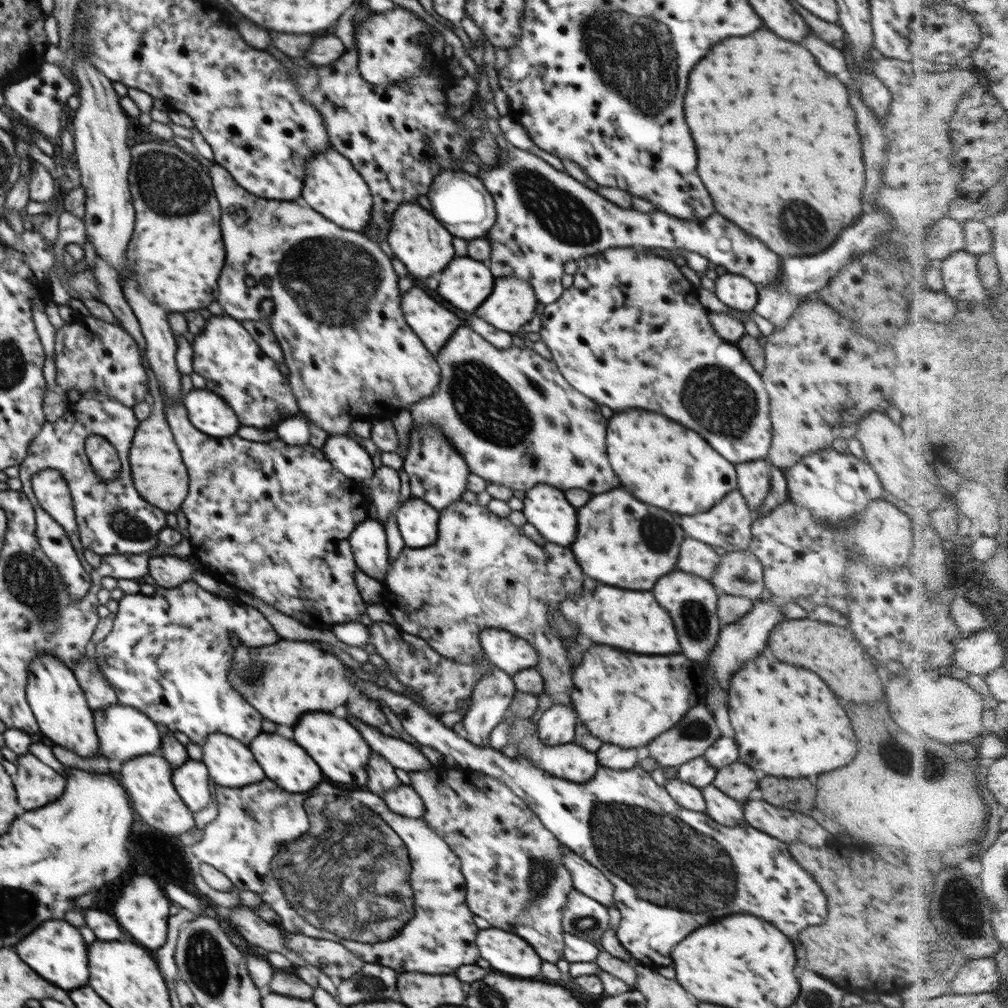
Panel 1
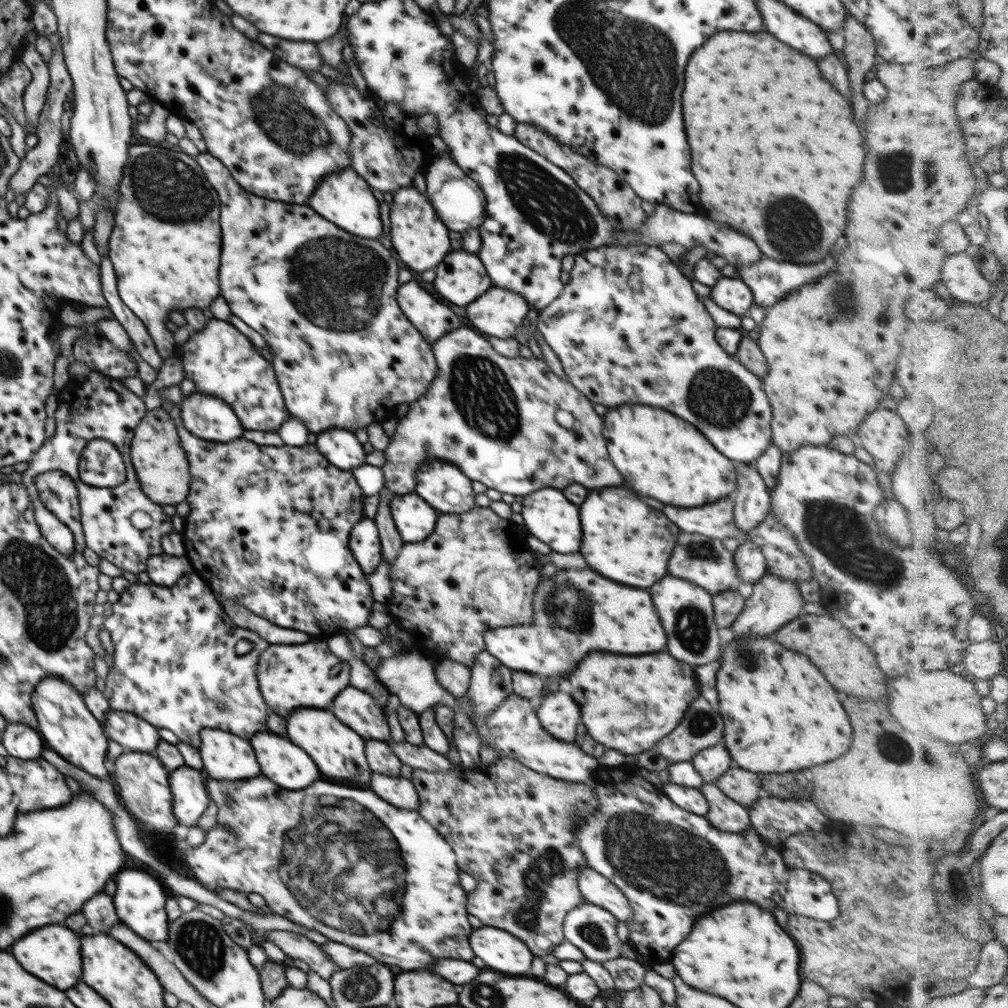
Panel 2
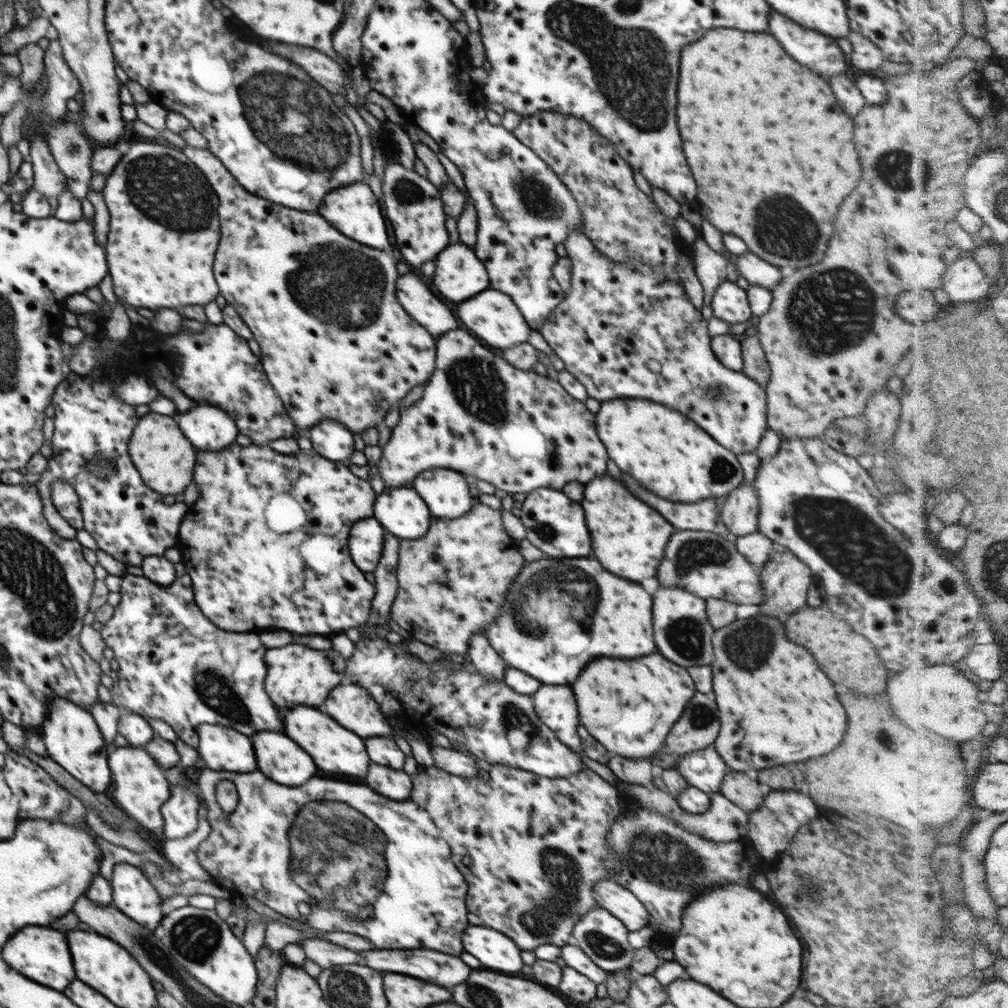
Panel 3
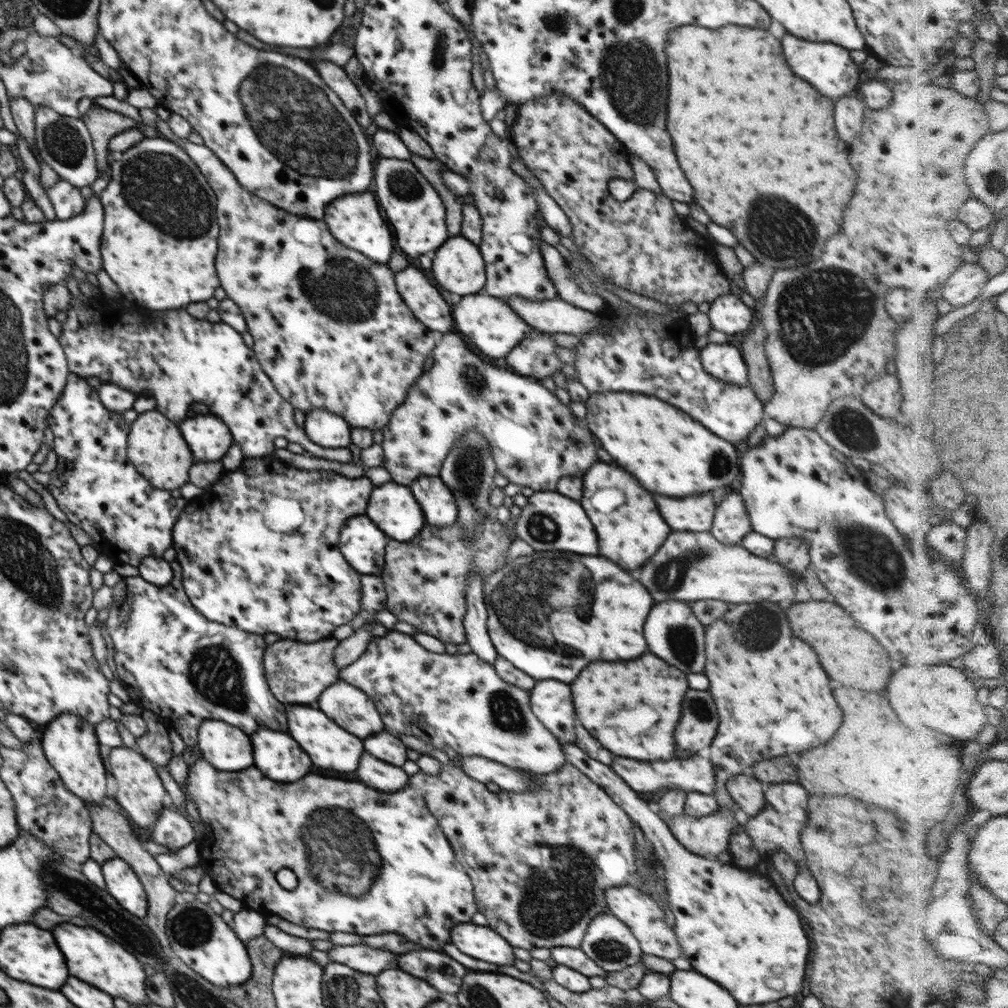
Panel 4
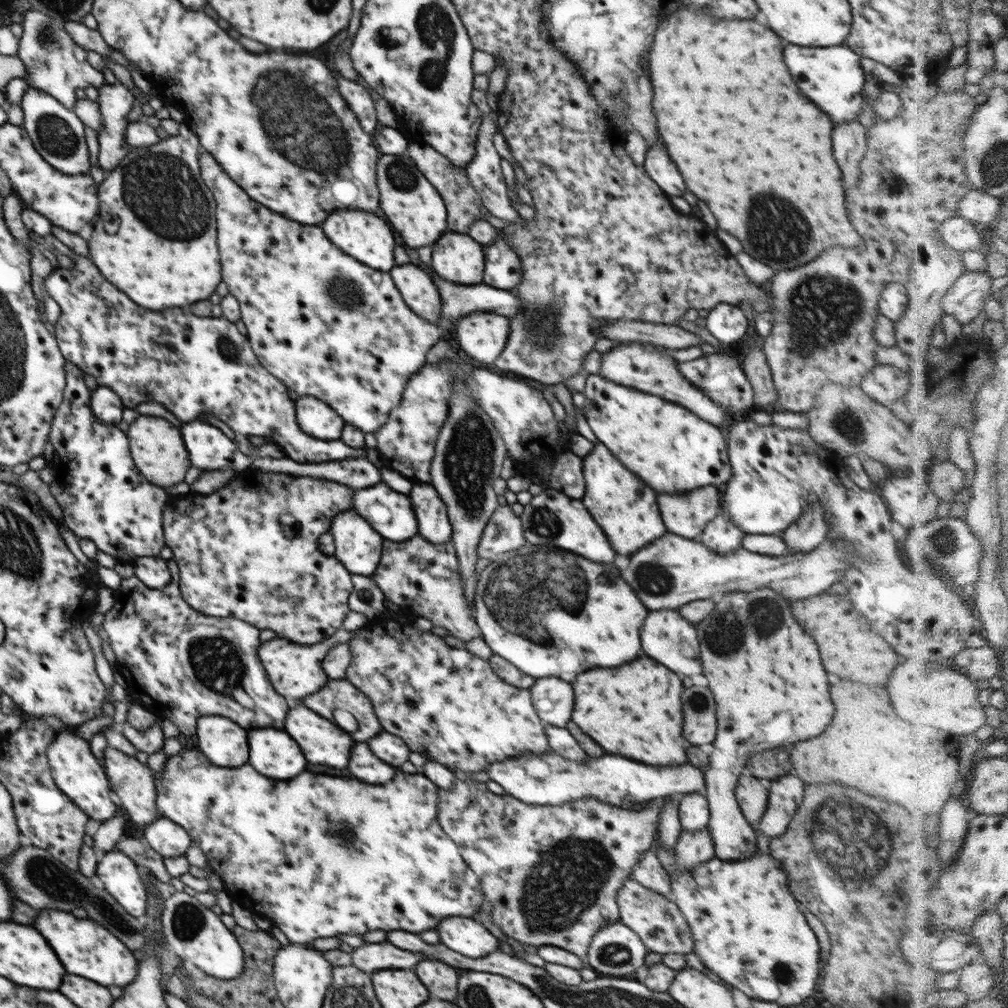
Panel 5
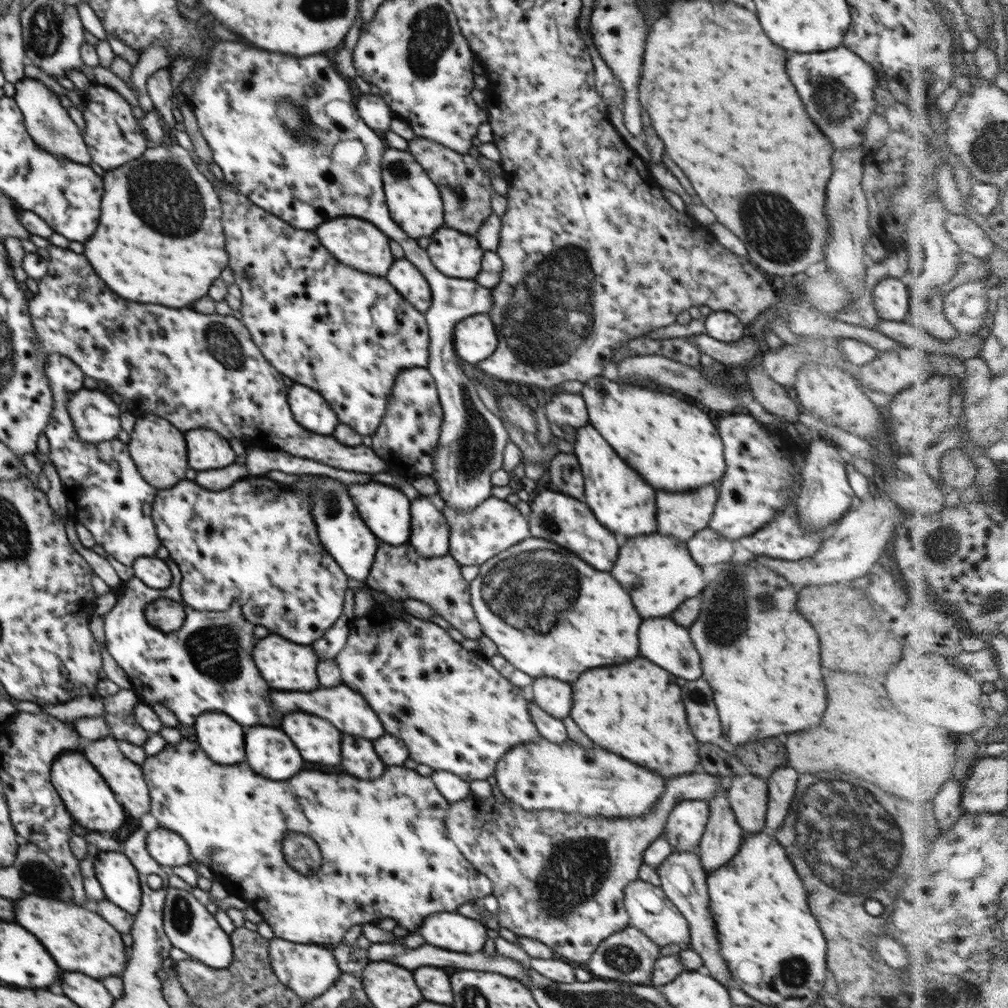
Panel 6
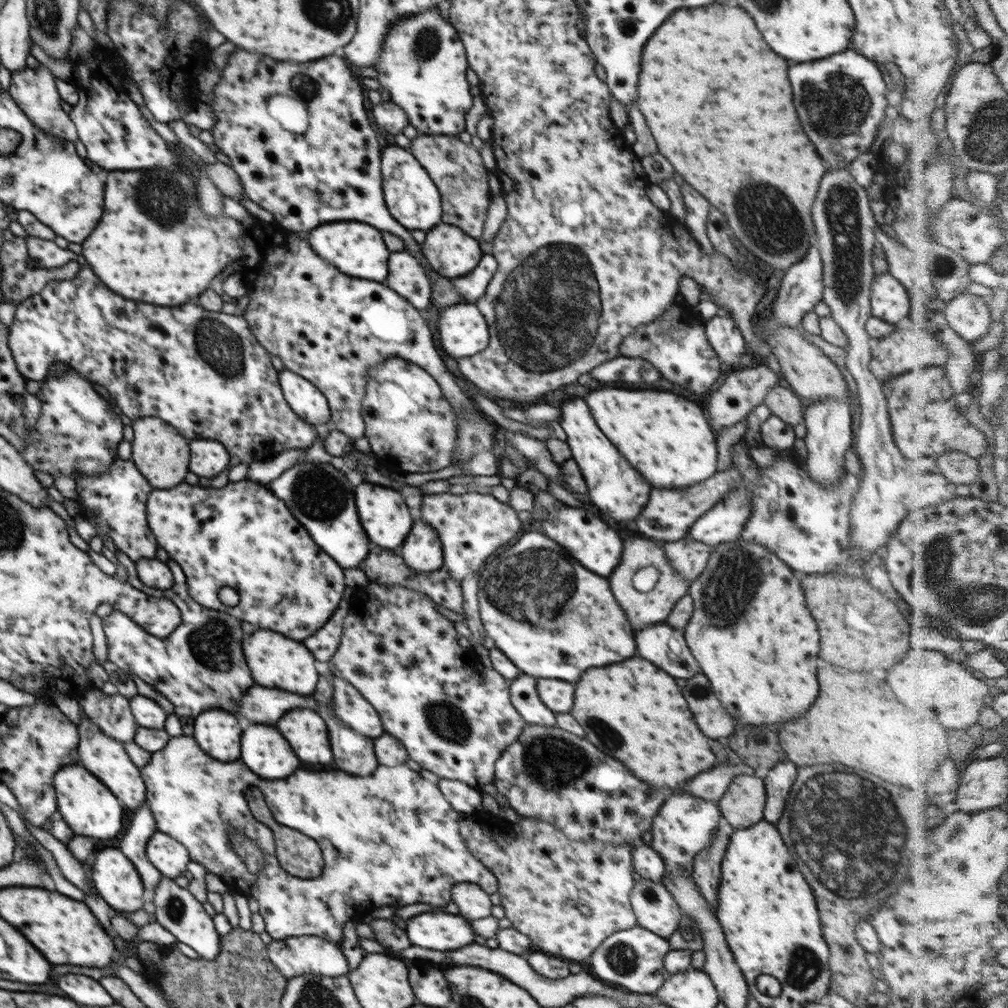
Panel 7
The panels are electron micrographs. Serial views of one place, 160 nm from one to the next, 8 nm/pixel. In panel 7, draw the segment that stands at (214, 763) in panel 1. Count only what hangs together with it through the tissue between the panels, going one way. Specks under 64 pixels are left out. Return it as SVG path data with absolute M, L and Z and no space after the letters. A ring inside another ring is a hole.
M208 710L194 720L193 737L208 756L228 762L240 758L242 728L236 716L222 710Z

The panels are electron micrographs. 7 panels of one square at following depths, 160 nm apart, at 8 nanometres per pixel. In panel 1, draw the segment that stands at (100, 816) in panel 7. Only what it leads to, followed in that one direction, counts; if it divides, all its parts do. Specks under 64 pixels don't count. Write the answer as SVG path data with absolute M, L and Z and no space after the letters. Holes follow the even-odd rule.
M36 655L36 658L31 660L29 674L25 695L39 724L39 732L55 745L68 748L78 756L84 758L97 756L100 750L93 710L88 706L84 691L73 671L57 656Z

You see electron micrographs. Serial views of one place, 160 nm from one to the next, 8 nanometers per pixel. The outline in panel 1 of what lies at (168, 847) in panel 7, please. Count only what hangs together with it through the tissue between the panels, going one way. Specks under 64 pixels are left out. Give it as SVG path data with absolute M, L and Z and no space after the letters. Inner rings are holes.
M189 758L184 764L175 767L172 782L181 799L193 813L206 808L211 803L210 775L202 761Z

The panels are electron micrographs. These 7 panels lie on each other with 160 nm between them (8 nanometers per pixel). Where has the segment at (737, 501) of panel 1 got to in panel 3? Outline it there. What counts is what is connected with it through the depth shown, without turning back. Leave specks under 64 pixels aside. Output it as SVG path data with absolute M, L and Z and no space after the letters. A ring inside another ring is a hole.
M623 472L622 477L636 498L644 500L648 506L658 510L672 526L686 531L704 532L712 532L716 528L718 516L721 515L717 499L702 500L696 504L674 504L648 492L634 478L630 478L629 474Z

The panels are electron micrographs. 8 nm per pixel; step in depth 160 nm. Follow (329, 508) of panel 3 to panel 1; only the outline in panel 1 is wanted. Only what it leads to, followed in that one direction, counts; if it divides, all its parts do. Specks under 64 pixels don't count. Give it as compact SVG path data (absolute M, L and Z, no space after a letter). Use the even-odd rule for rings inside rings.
M165 396L163 398L165 418L171 428L177 447L180 449L183 463L186 465L189 475L189 493L180 509L187 518L187 528L191 534L191 552L203 564L204 572L212 576L217 582L228 584L235 590L257 596L266 604L273 606L282 614L292 617L308 628L329 630L333 624L360 623L361 615L365 613L366 603L361 597L354 580L354 571L358 568L347 538L352 534L357 524L369 518L370 499L365 496L362 485L338 472L339 470L331 465L325 454L309 442L302 446L292 446L280 439L270 442L252 442L236 435L227 437L208 436L204 432L200 432L189 421L183 403L172 403L169 398L165 398Z

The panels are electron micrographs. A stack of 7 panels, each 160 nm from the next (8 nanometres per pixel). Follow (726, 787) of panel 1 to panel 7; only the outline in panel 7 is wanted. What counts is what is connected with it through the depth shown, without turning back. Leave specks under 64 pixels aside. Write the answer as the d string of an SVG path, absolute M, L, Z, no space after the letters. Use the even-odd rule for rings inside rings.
M740 774L727 786L718 808L733 829L744 829L763 820L767 801L763 778Z

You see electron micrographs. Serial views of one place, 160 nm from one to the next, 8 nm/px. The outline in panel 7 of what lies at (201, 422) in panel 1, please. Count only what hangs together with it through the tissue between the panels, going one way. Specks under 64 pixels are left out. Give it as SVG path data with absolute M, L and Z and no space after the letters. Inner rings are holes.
M212 439L189 441L190 472L198 477L216 478L230 464L230 454L223 444Z

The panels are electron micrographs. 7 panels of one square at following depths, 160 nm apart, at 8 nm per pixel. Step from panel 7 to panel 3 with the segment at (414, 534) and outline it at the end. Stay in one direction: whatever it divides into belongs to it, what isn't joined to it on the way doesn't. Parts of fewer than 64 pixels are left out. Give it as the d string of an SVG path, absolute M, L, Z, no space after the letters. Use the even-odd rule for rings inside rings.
M452 469L422 471L413 489L424 500L434 518L455 519L473 507L472 493L464 476Z

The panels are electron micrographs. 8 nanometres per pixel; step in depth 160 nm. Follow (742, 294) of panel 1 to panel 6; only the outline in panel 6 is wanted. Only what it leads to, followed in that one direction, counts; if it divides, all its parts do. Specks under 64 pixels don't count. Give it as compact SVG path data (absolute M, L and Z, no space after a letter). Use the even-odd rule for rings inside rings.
M712 311L704 321L706 334L719 342L732 343L746 334L745 324L728 311Z

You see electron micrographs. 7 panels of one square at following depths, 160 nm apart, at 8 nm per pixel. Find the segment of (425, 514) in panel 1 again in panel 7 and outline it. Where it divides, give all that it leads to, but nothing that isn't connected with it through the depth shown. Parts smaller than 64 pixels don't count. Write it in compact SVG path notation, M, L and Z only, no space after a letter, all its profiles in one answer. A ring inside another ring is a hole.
M362 483L355 488L355 494L356 506L358 506L358 514L360 514L360 524L369 536L369 540L375 542L380 548L388 550L400 548L413 527L410 510L400 491L390 490L390 487Z

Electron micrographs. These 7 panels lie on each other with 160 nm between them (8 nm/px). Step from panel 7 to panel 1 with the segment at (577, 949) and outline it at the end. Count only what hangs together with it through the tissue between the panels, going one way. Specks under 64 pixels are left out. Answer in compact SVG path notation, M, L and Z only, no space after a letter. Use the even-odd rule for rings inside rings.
M434 767L427 771L409 771L411 787L423 800L425 824L444 840L462 860L462 874L467 885L466 904L494 928L501 928L524 938L542 960L558 962L563 959L565 940L561 923L568 894L574 889L571 874L564 866L564 849L548 831L536 813L511 788L497 778L484 775L484 790L470 784L476 778L469 770Z

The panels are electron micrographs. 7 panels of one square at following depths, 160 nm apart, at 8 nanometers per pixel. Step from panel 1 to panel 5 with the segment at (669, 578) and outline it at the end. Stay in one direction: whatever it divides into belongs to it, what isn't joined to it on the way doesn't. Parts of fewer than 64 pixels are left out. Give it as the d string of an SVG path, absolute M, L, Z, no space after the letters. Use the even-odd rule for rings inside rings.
M664 609L664 612L650 612L646 622L644 622L644 626L642 626L640 640L642 640L642 650L650 658L654 658L660 664L664 664L666 668L670 668L672 672L682 674L684 677L703 674L700 643L695 624L684 620L678 610Z

